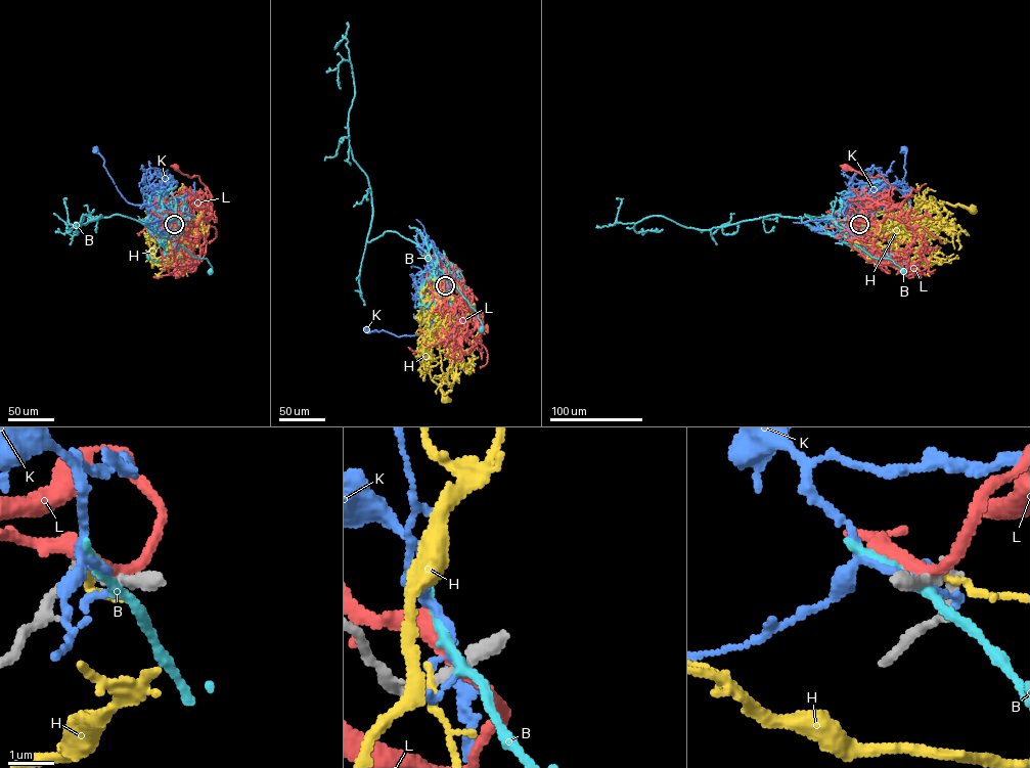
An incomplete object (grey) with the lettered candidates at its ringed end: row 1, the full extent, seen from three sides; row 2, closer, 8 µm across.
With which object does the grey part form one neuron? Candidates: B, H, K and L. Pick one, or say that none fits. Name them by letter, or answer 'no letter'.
no letter

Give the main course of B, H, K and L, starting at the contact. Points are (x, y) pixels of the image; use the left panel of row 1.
B: (173, 224), (173, 237), (193, 257), (206, 259), (212, 267), (210, 272)
H: (172, 224), (166, 234), (166, 217), (151, 202), (174, 209)
K: (173, 224), (150, 205), (157, 186), (144, 202), (128, 202), (95, 148)
L: (173, 224), (184, 220), (195, 224), (212, 196), (198, 176), (189, 177), (175, 168)

